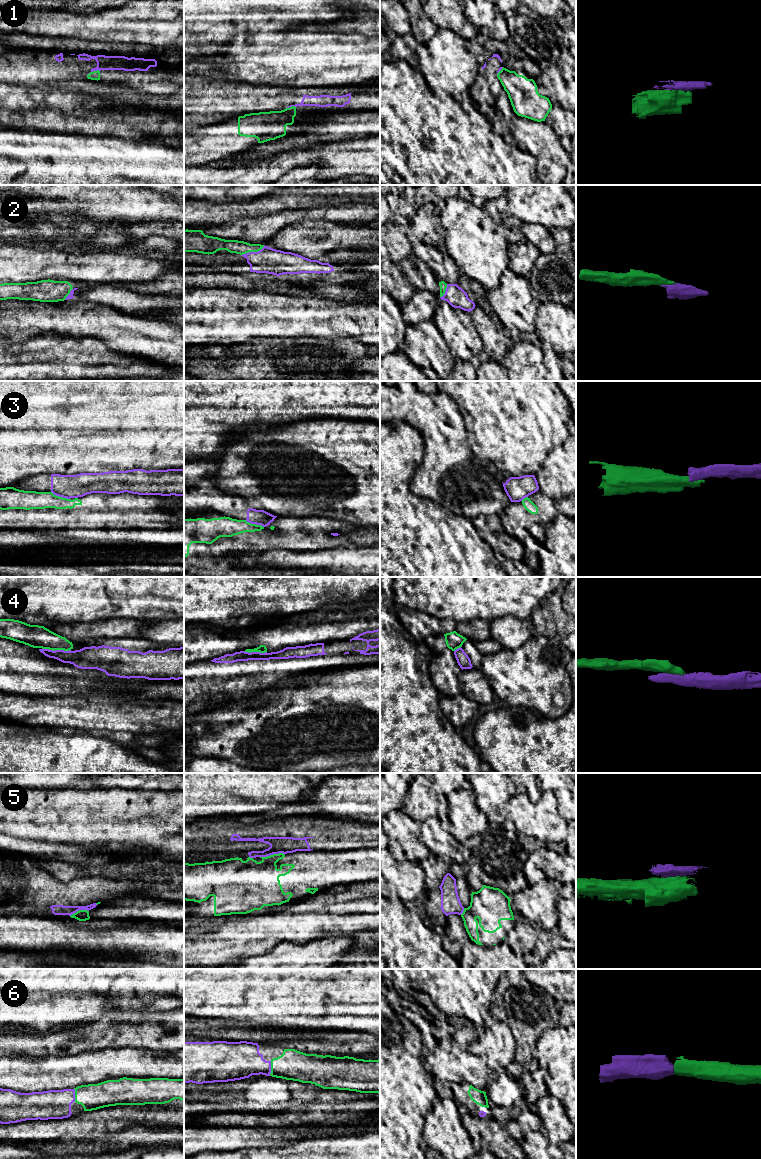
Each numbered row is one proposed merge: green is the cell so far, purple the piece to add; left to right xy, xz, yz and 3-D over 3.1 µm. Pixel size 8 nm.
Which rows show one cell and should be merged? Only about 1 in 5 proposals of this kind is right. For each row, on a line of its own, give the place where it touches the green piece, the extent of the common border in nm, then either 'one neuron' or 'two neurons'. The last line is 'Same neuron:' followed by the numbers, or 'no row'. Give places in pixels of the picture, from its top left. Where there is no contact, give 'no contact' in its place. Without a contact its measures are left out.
1: contact xy (95, 71); length 70 nm; two neurons
2: contact xz (252, 251); length 200 nm; one neuron
3: contact xy (60, 497); length 170 nm; two neurons
4: contact xy (56, 649); length 240 nm; two neurons
5: contact xz (273, 854); length 200 nm; two neurons
6: contact xz (271, 1068); length 120 nm; one neuron
Same neuron: 2, 6

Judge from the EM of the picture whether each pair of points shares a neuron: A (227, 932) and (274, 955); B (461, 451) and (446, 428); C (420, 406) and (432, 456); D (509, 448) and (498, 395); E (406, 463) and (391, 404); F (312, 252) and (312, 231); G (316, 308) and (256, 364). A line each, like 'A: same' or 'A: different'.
A: different
B: same
C: same
D: same
E: different
F: same
G: different

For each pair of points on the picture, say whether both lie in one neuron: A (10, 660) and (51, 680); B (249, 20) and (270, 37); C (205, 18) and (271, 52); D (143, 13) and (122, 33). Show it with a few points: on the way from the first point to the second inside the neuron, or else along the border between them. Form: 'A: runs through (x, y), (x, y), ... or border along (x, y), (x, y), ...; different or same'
A: runs through (20, 669), (41, 675); same
B: border along (287, 30), (248, 32), (243, 43); different
C: border along (247, 38), (238, 45); different
D: border along (139, 20), (163, 21); different

